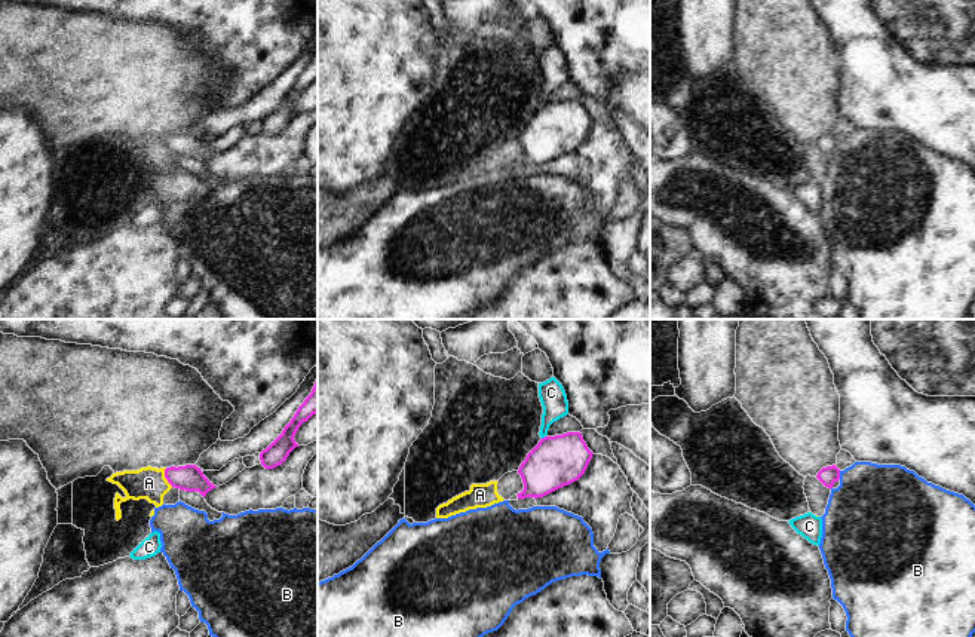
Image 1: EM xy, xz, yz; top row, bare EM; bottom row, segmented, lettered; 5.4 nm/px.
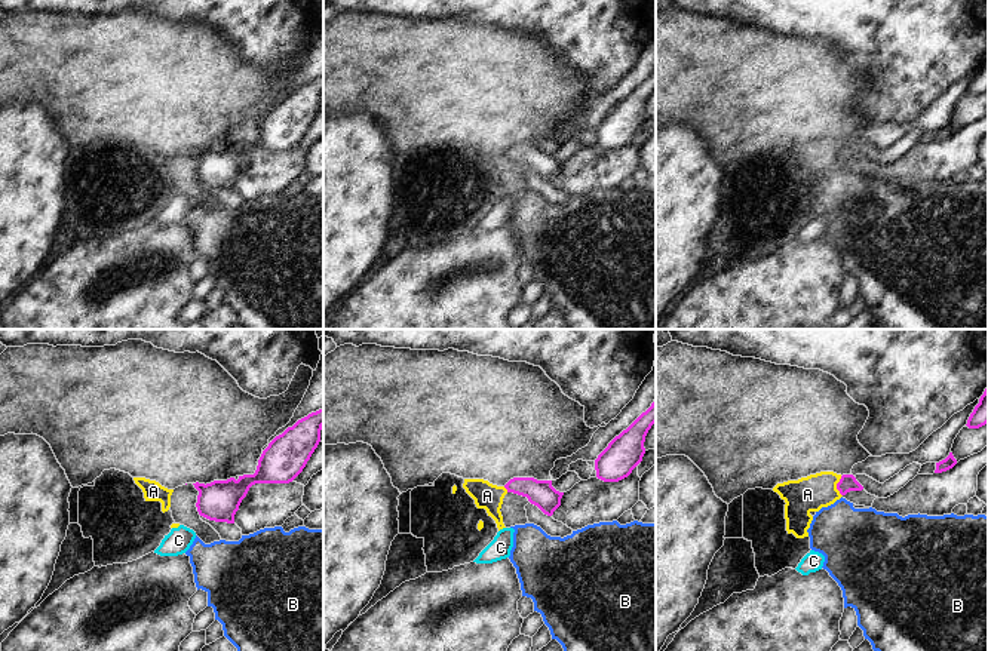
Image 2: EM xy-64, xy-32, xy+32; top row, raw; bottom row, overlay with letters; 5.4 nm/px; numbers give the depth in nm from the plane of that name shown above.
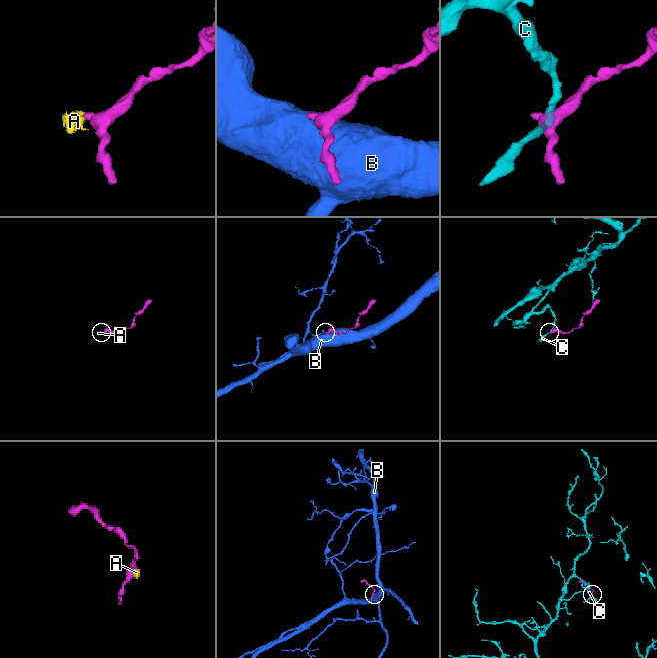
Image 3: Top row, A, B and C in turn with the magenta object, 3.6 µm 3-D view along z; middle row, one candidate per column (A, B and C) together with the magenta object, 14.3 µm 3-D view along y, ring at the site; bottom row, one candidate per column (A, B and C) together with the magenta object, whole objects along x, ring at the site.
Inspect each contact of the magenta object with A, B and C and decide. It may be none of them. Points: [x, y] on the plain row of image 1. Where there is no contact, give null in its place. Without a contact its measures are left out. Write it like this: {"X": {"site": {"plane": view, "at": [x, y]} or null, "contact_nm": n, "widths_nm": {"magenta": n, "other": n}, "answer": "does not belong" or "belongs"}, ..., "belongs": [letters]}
{"A": {"site": {"plane": "xy", "at": [165, 144]}, "contact_nm": 110, "widths_nm": {"magenta": 140, "other": 180}, "answer": "does not belong"}, "B": {"site": {"plane": "yz", "at": [839, 143]}, "contact_nm": 50, "widths_nm": {"magenta": 100, "other": 440}, "answer": "does not belong"}, "C": {"site": {"plane": "xz", "at": [545, 104]}, "contact_nm": 30, "widths_nm": {"magenta": 280, "other": 140}, "answer": "does not belong"}, "belongs": []}

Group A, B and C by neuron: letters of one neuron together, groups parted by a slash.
A B / C

